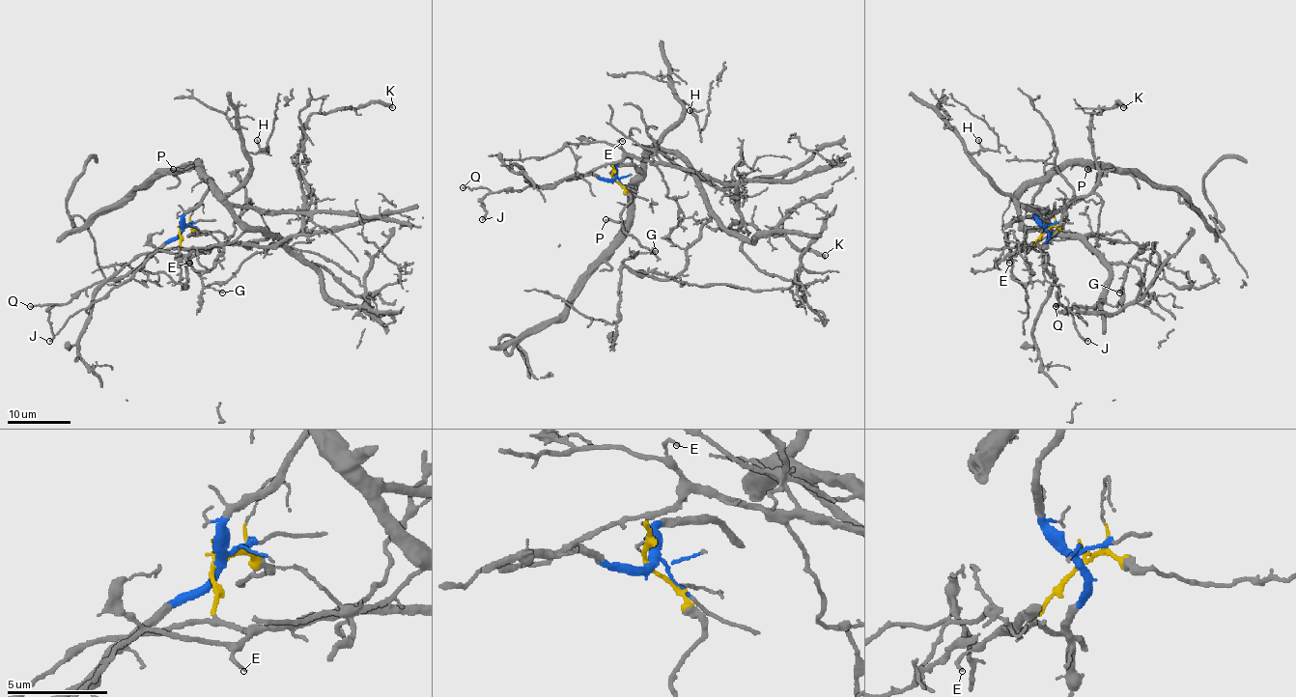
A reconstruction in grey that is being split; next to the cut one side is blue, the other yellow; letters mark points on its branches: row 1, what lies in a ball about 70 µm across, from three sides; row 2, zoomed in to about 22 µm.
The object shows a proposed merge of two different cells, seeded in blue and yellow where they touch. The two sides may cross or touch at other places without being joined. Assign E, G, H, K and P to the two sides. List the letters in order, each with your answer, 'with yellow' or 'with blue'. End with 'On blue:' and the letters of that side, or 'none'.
E: with yellow
G: with blue
H: with blue
K: with yellow
P: with blue
On blue: G, H, P

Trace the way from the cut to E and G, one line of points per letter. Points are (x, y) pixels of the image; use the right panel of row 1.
E: (1046, 230), (1026, 251), (1016, 252), (1009, 264)
G: (1046, 230), (1033, 212), (1040, 185), (1031, 184), (1018, 200), (1028, 229), (1147, 244), (1119, 292)

